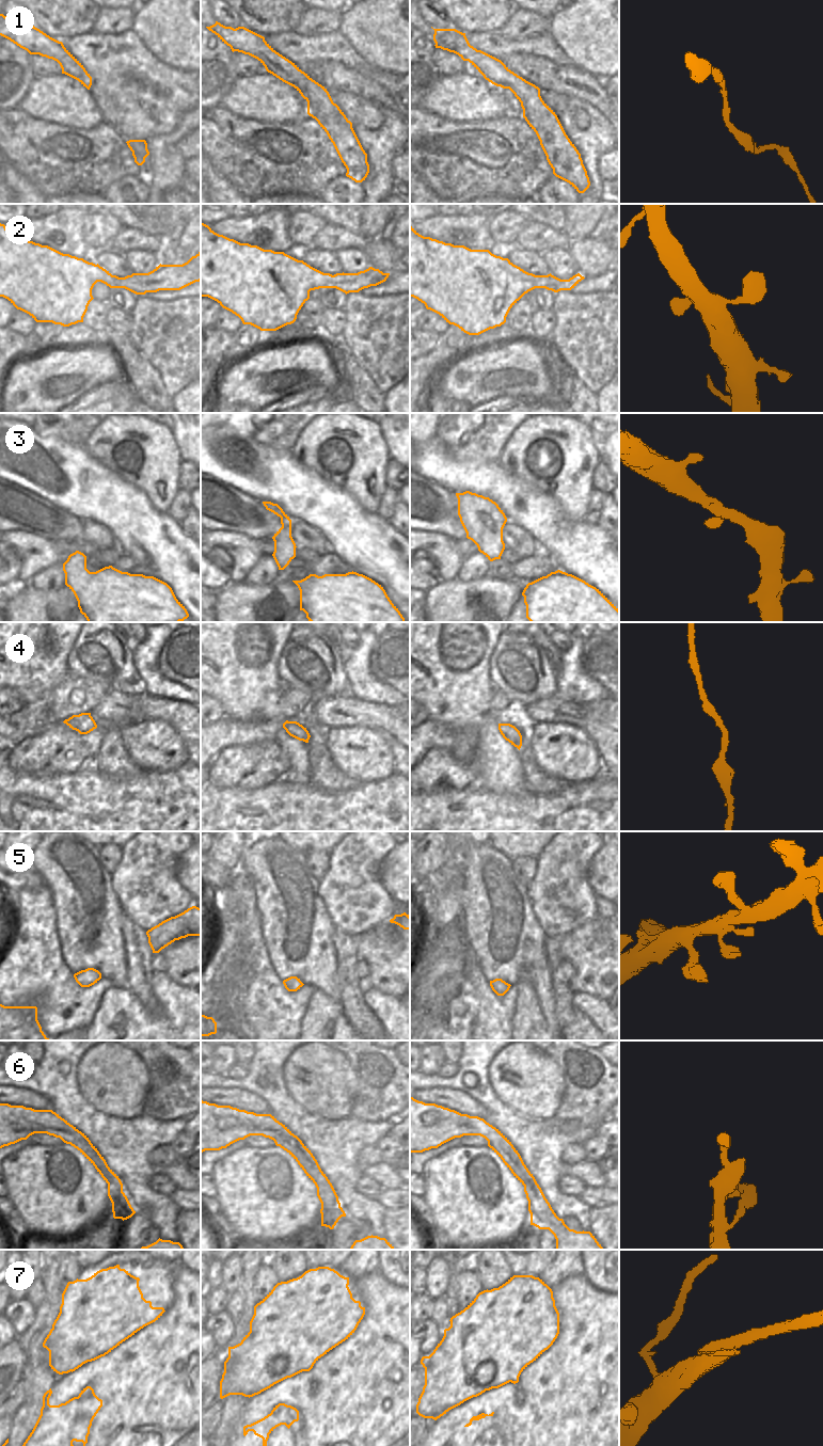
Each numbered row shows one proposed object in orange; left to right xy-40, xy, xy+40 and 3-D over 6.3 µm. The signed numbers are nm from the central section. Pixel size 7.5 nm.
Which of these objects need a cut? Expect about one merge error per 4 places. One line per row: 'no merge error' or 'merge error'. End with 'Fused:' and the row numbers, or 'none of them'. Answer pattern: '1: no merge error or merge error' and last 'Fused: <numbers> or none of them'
1: no merge error
2: no merge error
3: no merge error
4: no merge error
5: no merge error
6: no merge error
7: no merge error
Fused: none of them

